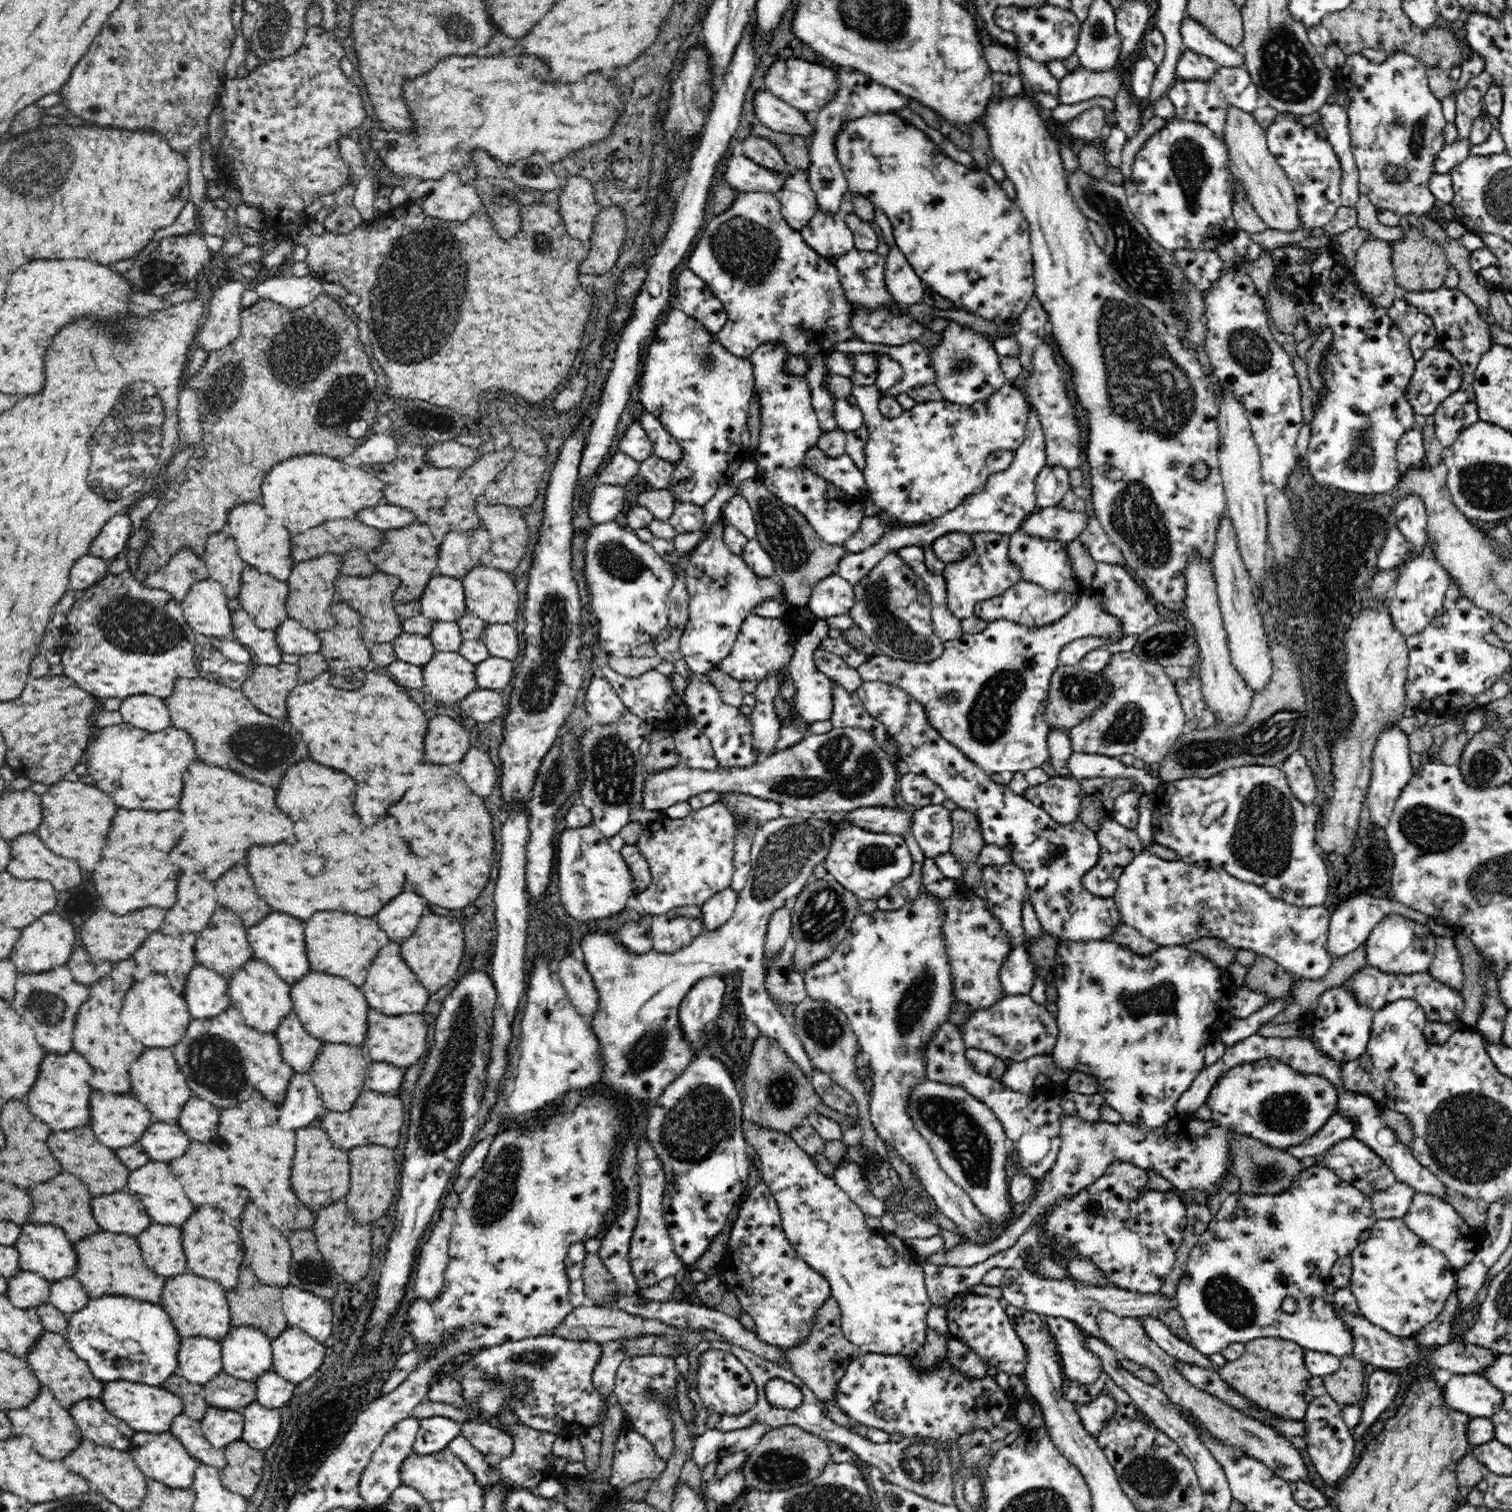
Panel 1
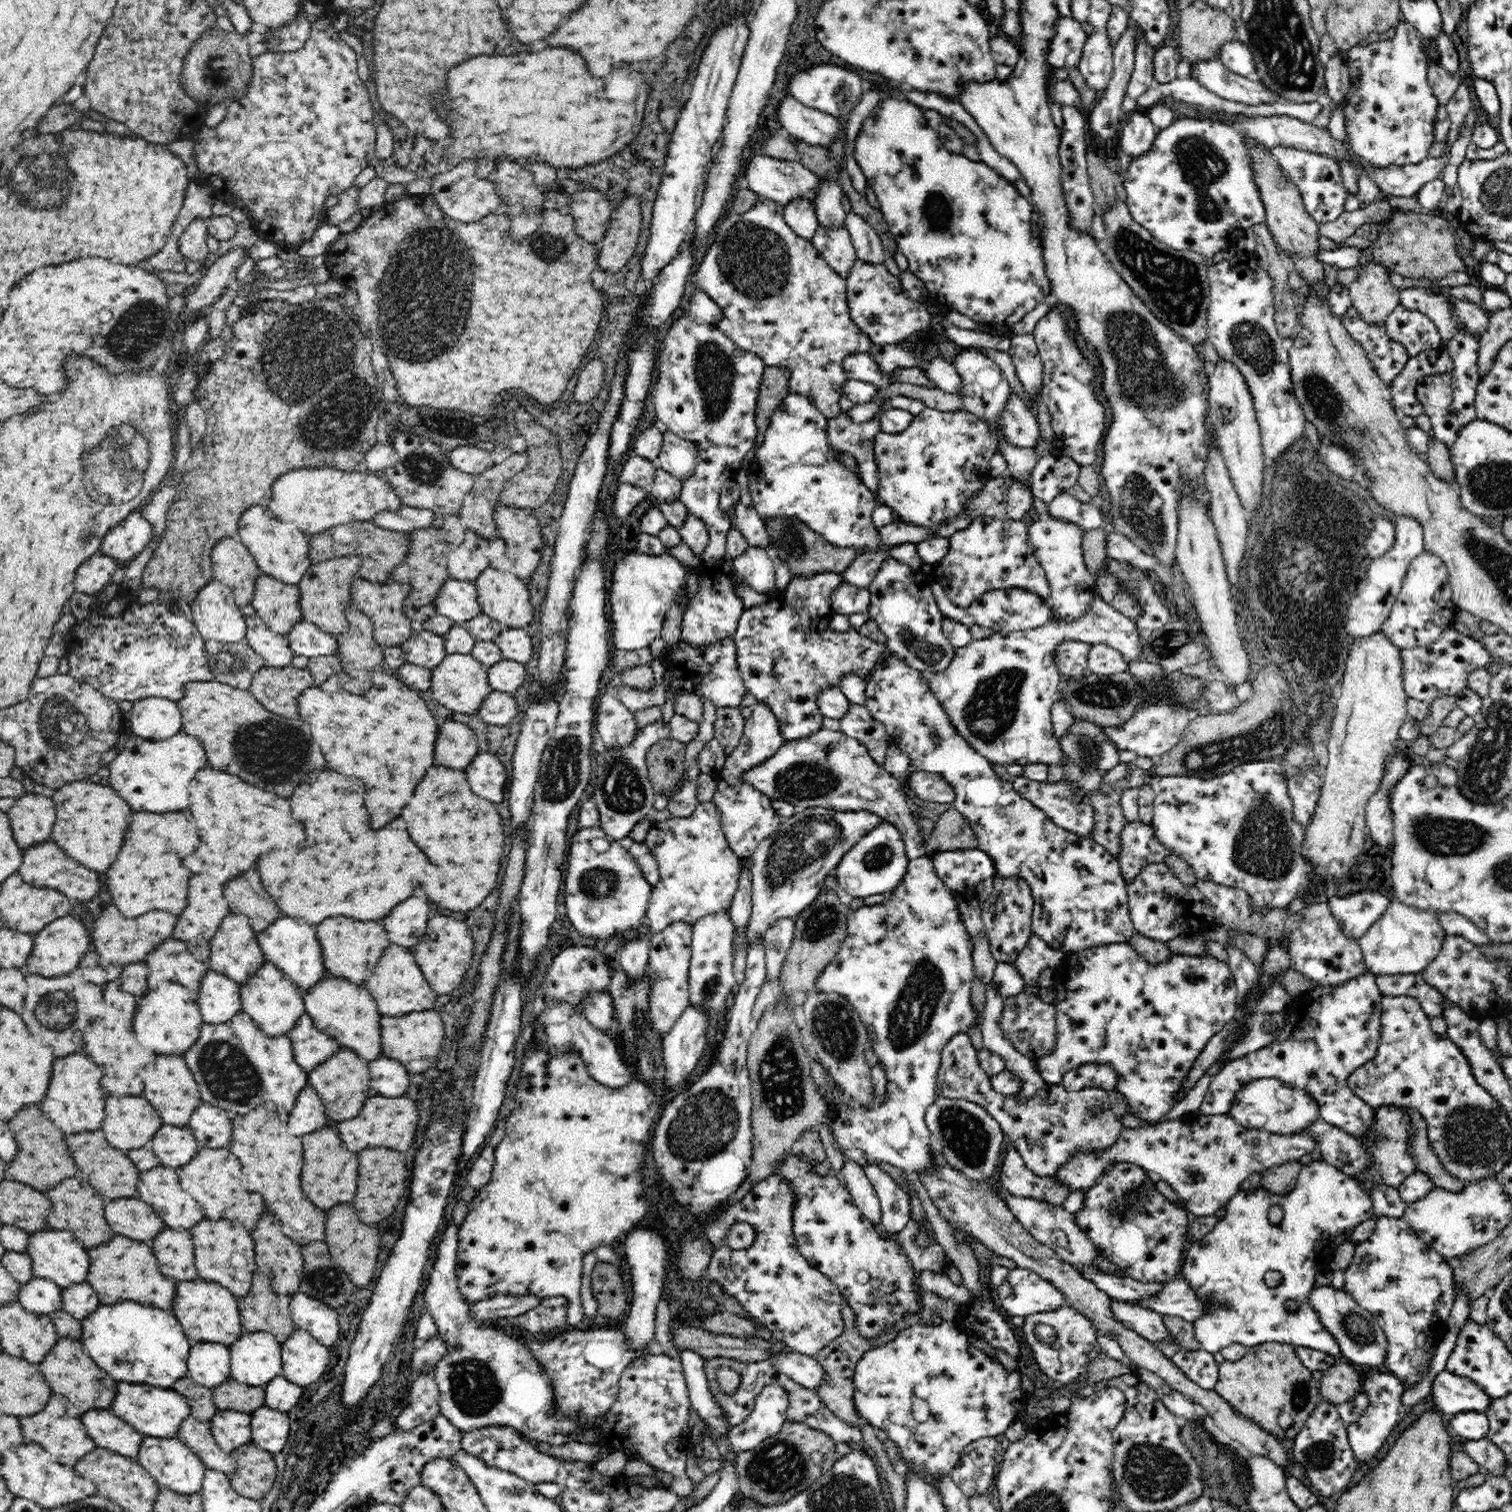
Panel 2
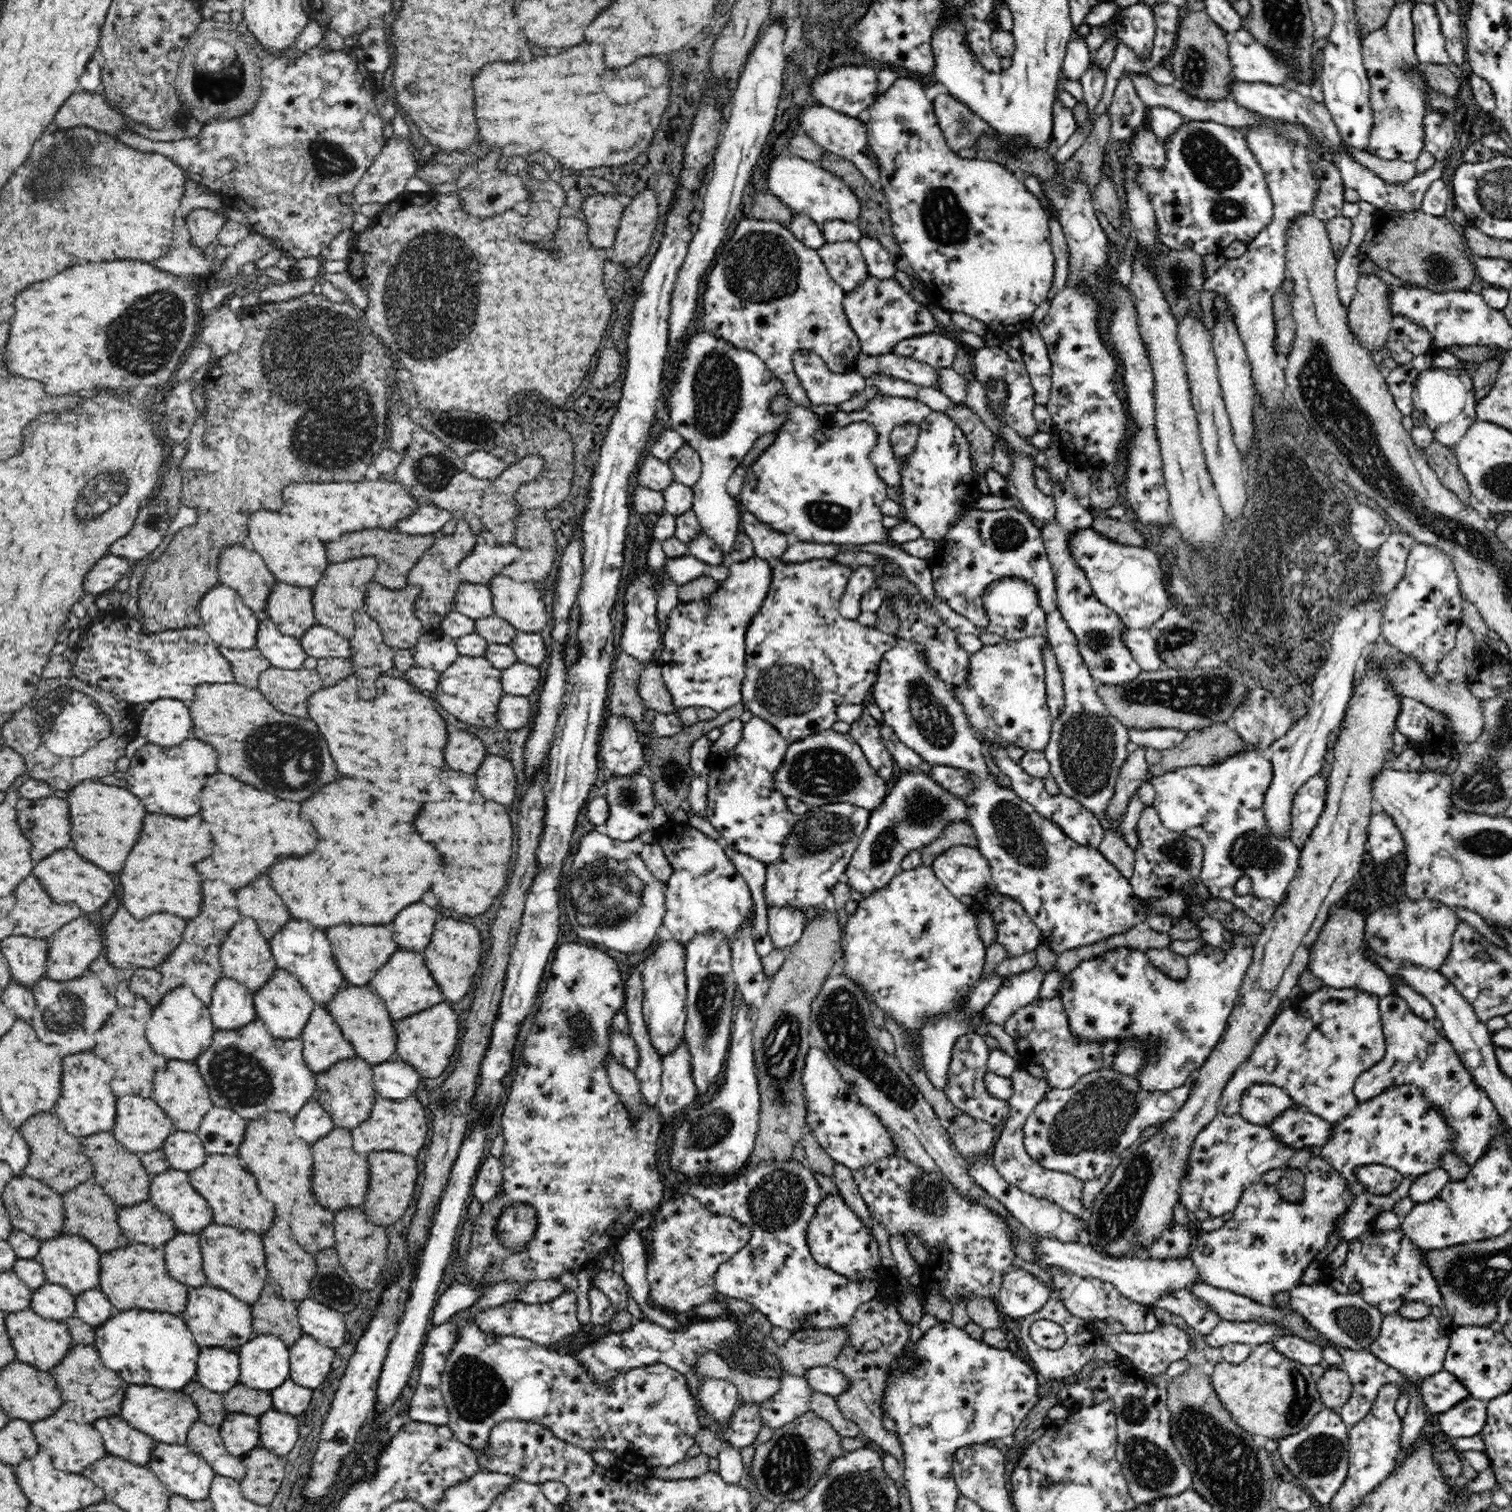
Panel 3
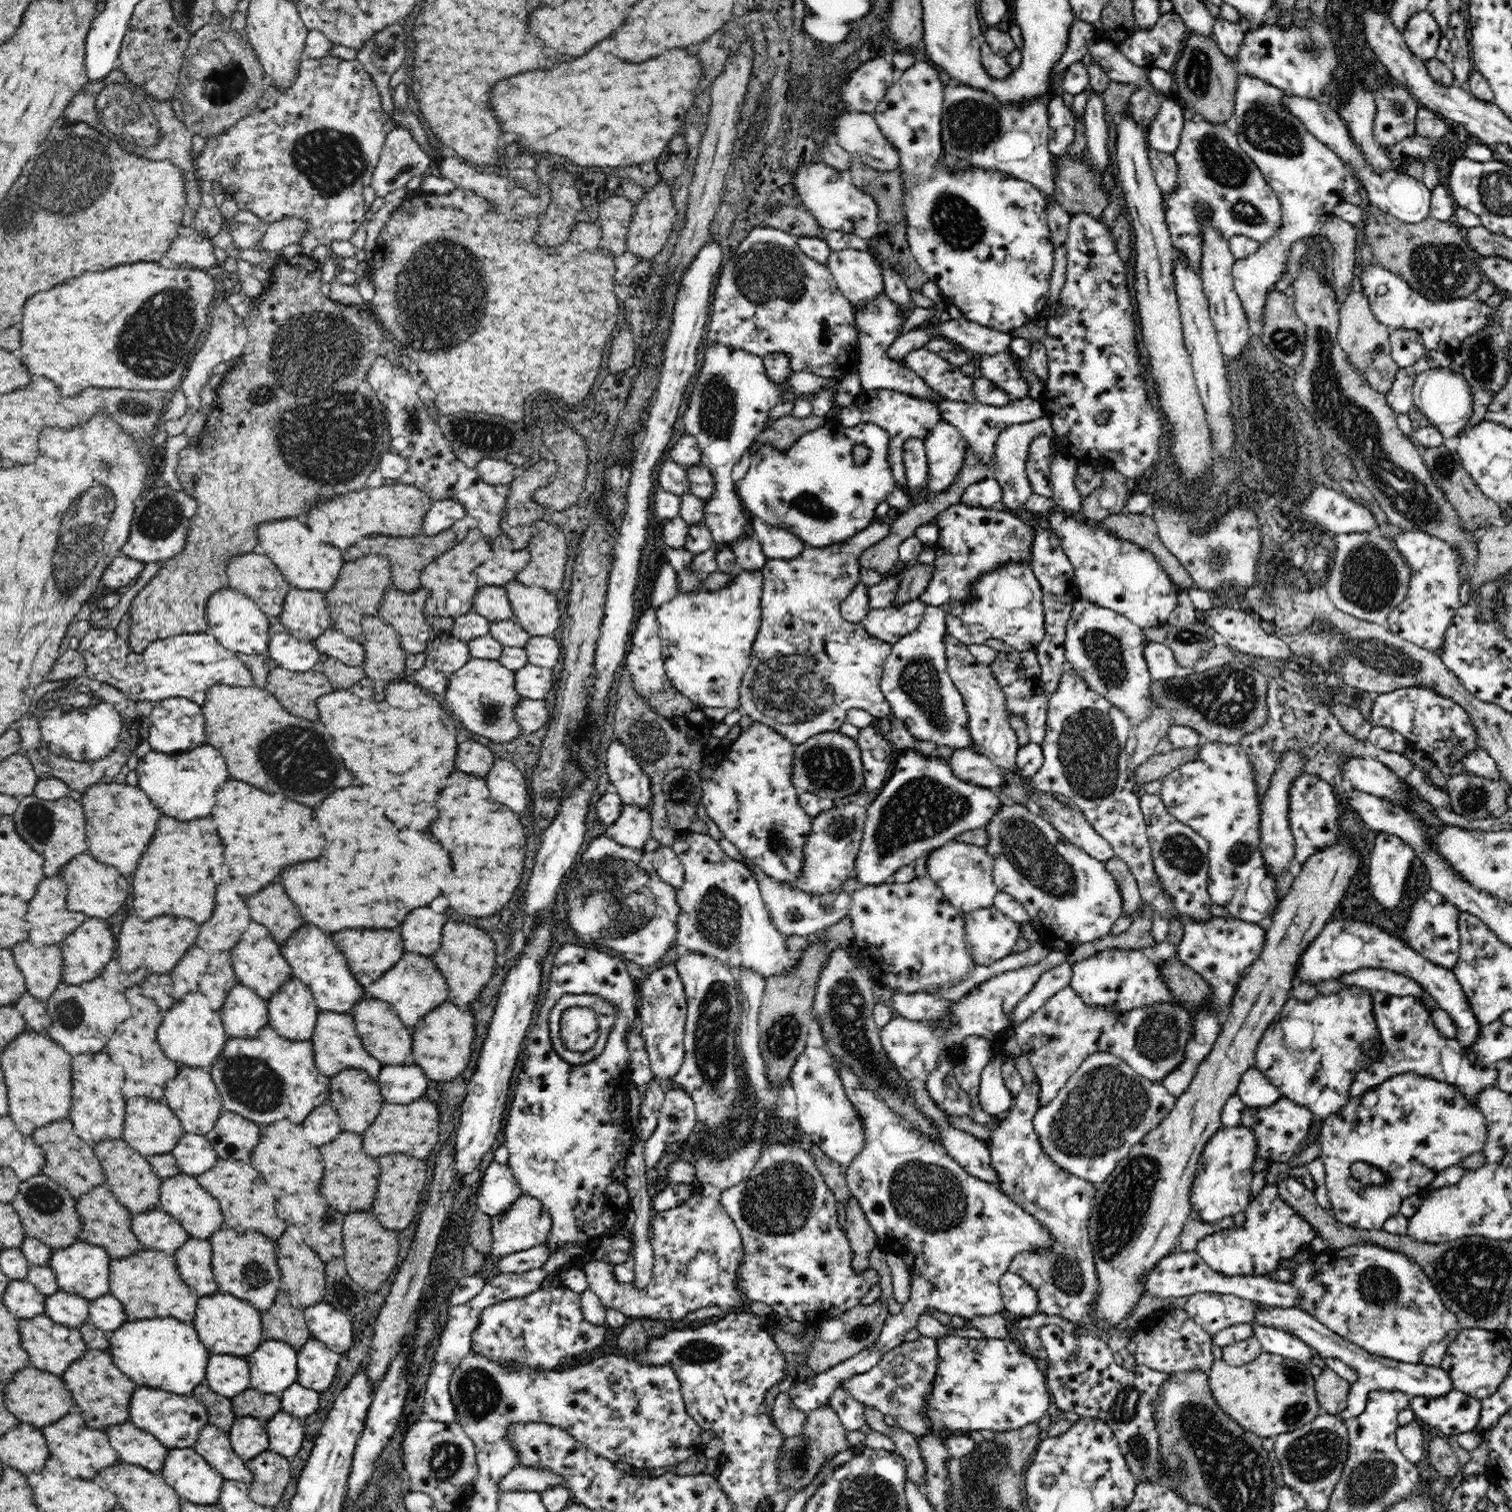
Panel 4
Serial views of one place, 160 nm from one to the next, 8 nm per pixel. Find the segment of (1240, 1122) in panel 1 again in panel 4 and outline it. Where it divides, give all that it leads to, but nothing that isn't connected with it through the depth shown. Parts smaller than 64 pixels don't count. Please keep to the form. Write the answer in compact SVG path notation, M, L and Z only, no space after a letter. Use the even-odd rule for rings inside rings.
M1253 1067L1242 1074L1237 1086L1237 1095L1245 1104L1245 1108L1250 1109L1265 1109L1274 1105L1282 1097L1278 1087Z

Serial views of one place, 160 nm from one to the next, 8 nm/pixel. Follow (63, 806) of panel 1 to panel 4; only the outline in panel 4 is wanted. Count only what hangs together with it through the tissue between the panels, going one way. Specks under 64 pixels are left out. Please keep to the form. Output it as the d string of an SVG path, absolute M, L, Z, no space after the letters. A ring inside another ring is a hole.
M98 783L90 786L82 793L80 799L83 808L83 836L86 836L86 844L88 854L94 856L98 862L116 866L122 874L132 874L134 866L138 866L138 858L142 858L142 850L146 850L146 842L150 842L150 838L154 838L154 826L158 824L158 818L162 814L158 814L158 810L154 810L154 806L150 806L150 797L138 786L130 786L128 783Z

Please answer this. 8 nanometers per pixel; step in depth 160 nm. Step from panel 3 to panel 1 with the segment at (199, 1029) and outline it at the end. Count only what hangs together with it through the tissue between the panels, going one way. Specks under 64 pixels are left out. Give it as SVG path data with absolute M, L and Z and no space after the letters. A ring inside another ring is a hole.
M147 975L142 981L134 983L125 993L122 1009L119 1012L121 1024L132 1034L134 1040L144 1046L162 1046L173 1048L182 1038L191 1022L191 1014L184 1002L170 986L165 976Z

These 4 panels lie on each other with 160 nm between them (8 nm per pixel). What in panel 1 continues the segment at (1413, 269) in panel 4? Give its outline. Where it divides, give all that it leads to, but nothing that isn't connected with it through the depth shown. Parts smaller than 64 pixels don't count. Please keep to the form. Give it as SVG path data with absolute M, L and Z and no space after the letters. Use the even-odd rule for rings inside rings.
M1416 226L1403 230L1403 237L1389 241L1393 249L1393 269L1395 281L1400 292L1430 292L1444 286L1449 261L1444 247L1435 239L1425 236Z

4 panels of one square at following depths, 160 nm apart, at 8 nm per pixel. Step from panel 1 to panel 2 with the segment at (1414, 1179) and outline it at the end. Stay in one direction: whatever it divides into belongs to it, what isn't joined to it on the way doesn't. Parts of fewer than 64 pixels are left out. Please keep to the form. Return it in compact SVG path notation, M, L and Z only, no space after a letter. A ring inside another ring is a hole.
M1362 970L1362 974L1356 974L1354 978L1334 986L1315 986L1312 990L1312 1008L1308 1012L1298 1012L1296 1016L1292 1012L1285 1012L1286 1026L1284 1031L1278 1034L1278 1038L1272 1044L1257 1050L1257 1052L1242 1056L1238 1060L1226 1063L1214 1076L1206 1090L1206 1096L1198 1112L1210 1115L1227 1114L1230 1110L1231 1100L1238 1090L1242 1090L1248 1082L1256 1079L1276 1078L1284 1080L1288 1085L1304 1087L1320 1103L1320 1116L1327 1124L1336 1126L1343 1132L1350 1133L1357 1139L1370 1139L1374 1137L1373 1129L1376 1122L1376 1111L1369 1103L1364 1102L1348 1087L1348 1078L1366 1062L1374 1059L1378 1053L1379 1036L1381 1035L1381 1001L1383 995L1376 985L1375 974L1368 970Z

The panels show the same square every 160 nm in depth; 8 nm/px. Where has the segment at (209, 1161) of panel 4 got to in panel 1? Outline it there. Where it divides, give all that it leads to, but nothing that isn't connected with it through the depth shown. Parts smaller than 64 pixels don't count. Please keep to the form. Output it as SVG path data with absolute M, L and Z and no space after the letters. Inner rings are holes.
M155 1121L146 1128L140 1138L140 1146L146 1150L150 1160L156 1162L172 1162L175 1158L184 1156L190 1138L180 1129L177 1123Z

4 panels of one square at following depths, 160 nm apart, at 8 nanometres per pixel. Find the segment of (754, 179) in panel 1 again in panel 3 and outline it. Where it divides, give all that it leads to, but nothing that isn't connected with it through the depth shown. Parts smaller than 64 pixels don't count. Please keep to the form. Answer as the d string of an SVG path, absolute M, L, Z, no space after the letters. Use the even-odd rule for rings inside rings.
M781 154L774 157L767 171L768 190L782 199L793 212L810 217L819 227L828 219L845 219L858 225L860 201L843 181L820 164L797 156Z

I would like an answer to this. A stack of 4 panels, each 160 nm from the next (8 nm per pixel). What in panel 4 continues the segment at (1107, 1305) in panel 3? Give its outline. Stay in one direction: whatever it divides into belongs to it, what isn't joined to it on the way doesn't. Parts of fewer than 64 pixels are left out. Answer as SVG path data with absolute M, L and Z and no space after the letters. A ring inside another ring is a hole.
M1037 1079L1031 1085L1023 1084L1022 1090L1018 1090L1010 1110L994 1126L987 1146L989 1147L992 1166L997 1171L998 1178L1001 1179L1000 1189L1049 1230L1056 1246L1050 1252L1040 1250L1036 1254L1034 1252L1018 1253L1009 1264L1008 1272L1018 1274L1036 1291L1039 1300L1038 1312L1060 1316L1060 1318L1083 1325L1083 1322L1089 1321L1090 1316L1094 1313L1094 1298L1097 1298L1097 1294L1100 1292L1092 1243L1087 1229L1094 1206L1096 1186L1066 1172L1062 1167L1054 1164L1054 1161L1050 1161L1046 1157L1046 1153L1042 1152L1042 1144L1040 1144L1039 1138L1036 1138L1032 1123L1040 1102L1041 1087Z

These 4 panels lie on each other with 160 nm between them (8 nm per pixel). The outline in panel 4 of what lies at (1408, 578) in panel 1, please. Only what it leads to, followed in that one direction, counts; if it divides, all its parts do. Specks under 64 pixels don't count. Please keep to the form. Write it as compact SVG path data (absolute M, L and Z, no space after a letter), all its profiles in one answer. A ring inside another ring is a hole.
M1414 530L1396 534L1393 542L1410 567L1411 578L1407 596L1388 612L1385 626L1400 638L1438 656L1444 648L1446 629L1460 606L1458 555L1446 542Z

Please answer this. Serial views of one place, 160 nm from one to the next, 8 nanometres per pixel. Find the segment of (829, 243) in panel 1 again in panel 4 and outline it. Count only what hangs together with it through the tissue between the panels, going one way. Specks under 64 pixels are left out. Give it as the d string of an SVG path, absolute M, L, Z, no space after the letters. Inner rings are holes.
M870 250L831 251L826 267L853 308L864 308L884 292L882 269Z

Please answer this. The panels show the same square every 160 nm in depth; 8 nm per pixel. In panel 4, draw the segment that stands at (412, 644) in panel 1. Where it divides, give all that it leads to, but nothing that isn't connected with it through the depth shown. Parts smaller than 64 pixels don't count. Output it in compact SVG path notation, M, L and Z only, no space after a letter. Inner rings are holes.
M452 632L443 638L435 637L424 650L425 667L438 670L447 676L463 668L471 659L468 643L454 636Z

